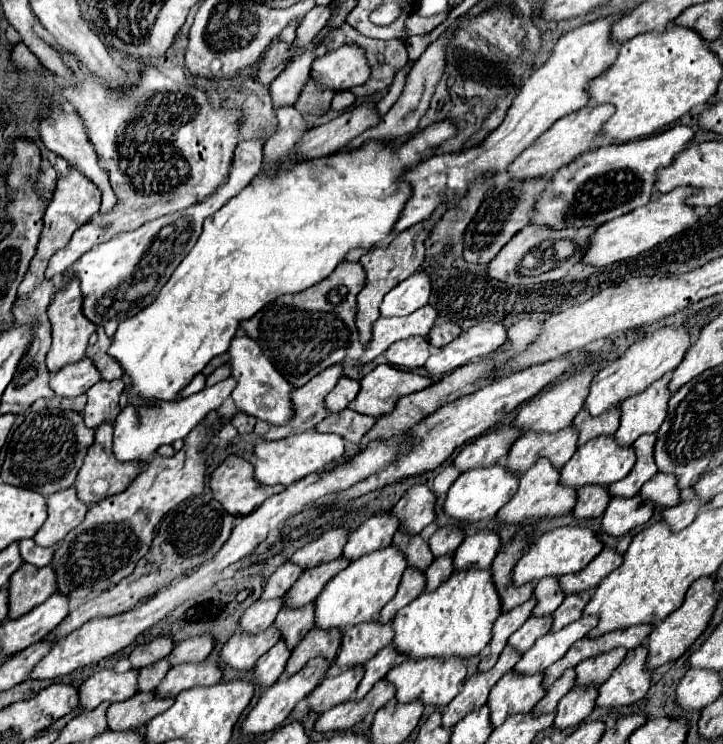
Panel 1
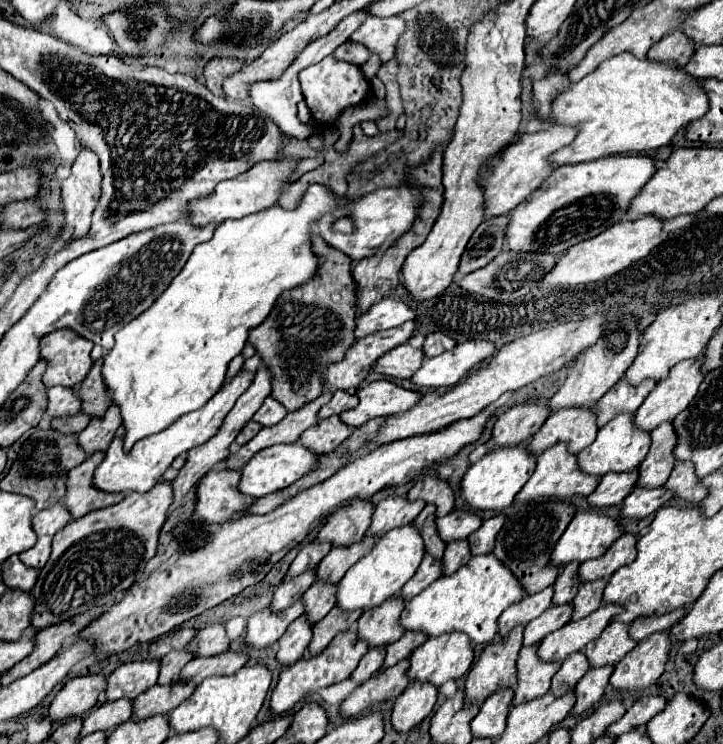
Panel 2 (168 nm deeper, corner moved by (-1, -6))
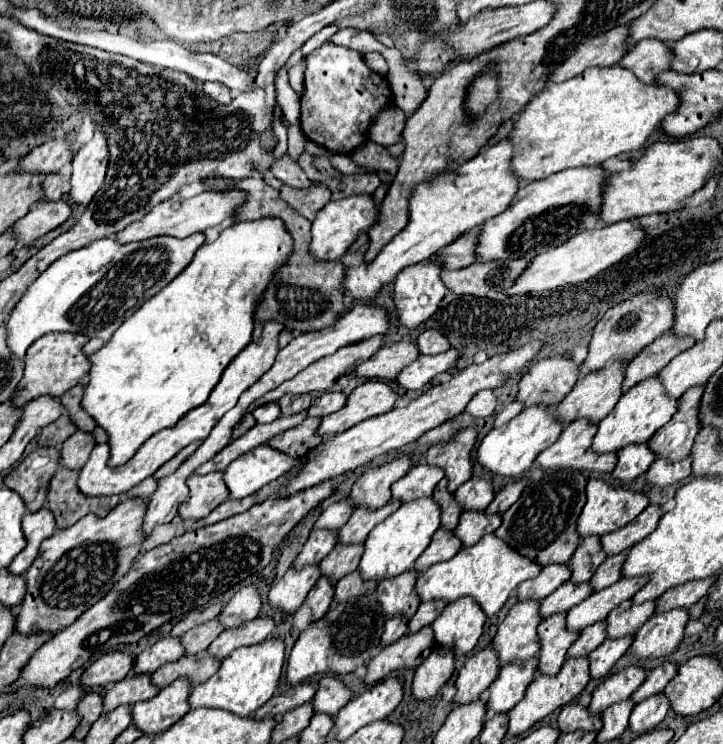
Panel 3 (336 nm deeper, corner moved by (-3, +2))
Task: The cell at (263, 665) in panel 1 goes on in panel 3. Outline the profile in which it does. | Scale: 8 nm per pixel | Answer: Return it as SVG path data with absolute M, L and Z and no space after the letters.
M325 575L319 577L319 581L309 591L307 601L305 601L313 611L313 619L321 619L327 613L331 601L333 601L333 595L335 595L335 585L329 583L329 577L325 577Z

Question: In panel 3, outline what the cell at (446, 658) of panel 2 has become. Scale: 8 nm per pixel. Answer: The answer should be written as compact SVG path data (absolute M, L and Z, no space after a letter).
M457 599L433 621L437 645L453 647L455 655L469 655L483 633L487 617L473 599Z

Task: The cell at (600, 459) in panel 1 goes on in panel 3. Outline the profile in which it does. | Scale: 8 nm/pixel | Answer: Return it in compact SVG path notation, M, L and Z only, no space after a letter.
M647 379L645 383L637 383L633 391L623 393L613 411L599 421L599 431L593 439L593 451L609 453L619 451L631 443L645 443L649 437L663 427L677 413L679 399L665 399L665 391L661 391L661 379Z

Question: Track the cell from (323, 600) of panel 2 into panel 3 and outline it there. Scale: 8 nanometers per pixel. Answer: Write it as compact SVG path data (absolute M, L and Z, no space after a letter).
M337 543L333 547L333 551L319 563L321 573L329 575L331 583L337 583L343 575L357 569L357 563L359 563L361 555L363 555L363 543L355 543L355 545Z

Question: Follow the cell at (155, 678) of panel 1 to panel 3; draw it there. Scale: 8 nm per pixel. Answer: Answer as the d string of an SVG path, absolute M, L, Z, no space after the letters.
M211 619L211 621L207 621L207 623L201 623L201 625L193 627L193 629L189 629L189 631L181 637L187 655L193 655L193 653L197 653L197 651L207 649L207 647L217 639L217 635L219 635L221 631L225 631L225 627L219 623L219 619Z

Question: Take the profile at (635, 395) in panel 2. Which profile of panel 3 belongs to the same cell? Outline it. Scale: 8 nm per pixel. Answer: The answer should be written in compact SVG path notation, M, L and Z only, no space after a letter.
M667 331L661 339L655 339L649 347L645 347L645 351L641 351L641 355L637 355L637 359L633 359L633 363L627 365L623 391L629 391L639 381L657 375L675 355L683 353L691 345L693 339L677 339L673 331Z

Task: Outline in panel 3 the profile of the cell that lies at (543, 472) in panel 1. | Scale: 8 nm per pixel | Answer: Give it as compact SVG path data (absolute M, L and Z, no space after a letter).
M589 419L571 421L561 433L559 441L541 451L537 463L541 469L577 469L577 471L597 471L611 473L617 463L617 455L595 455L591 449L597 425Z

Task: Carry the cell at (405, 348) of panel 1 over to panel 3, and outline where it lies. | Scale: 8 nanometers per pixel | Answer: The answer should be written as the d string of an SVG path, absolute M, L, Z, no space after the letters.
M397 341L383 345L373 357L355 367L355 377L363 379L395 379L397 373L413 363L419 357L419 351L409 341Z

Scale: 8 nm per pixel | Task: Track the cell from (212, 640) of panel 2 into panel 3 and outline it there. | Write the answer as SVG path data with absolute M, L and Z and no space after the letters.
M247 585L247 587L241 587L233 599L225 605L225 609L221 611L219 615L219 621L225 625L225 627L237 627L241 623L247 623L251 619L255 619L261 611L261 595L259 595L259 589L253 587L253 585Z

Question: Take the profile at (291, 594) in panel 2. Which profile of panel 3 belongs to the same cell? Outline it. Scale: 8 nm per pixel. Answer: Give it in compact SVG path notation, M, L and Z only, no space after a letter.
M313 529L303 551L299 553L295 565L301 569L305 565L317 565L337 543L339 531L325 531L325 529Z

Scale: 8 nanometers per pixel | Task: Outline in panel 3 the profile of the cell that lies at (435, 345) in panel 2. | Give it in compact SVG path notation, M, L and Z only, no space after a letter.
M423 331L417 339L417 349L421 355L437 355L449 349L449 341L439 331Z

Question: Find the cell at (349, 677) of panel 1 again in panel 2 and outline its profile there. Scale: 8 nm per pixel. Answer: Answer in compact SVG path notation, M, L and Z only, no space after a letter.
M371 647L371 649L365 653L365 657L359 661L357 669L351 673L349 679L351 679L353 683L357 683L357 685L365 683L365 681L371 679L371 677L375 675L375 671L381 667L383 657L385 657L385 647Z

